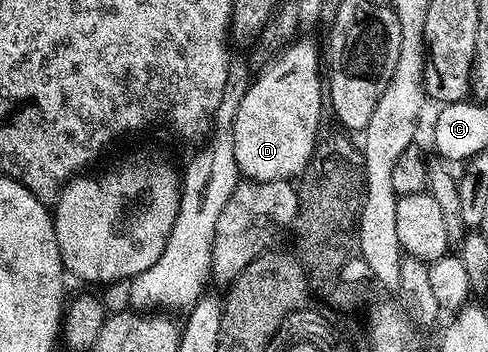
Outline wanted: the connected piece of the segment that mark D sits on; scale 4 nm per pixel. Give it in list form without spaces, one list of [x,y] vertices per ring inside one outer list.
[[[302,40],[291,44],[278,59],[271,61],[256,75],[244,96],[238,101],[233,112],[233,122],[231,121],[230,136],[240,177],[261,182],[289,181],[291,173],[299,172],[307,154],[315,148],[321,130],[321,106],[323,104],[324,107],[325,104],[325,96],[324,93],[322,96],[321,90],[323,91],[323,80],[320,55],[318,58],[316,48]]]

